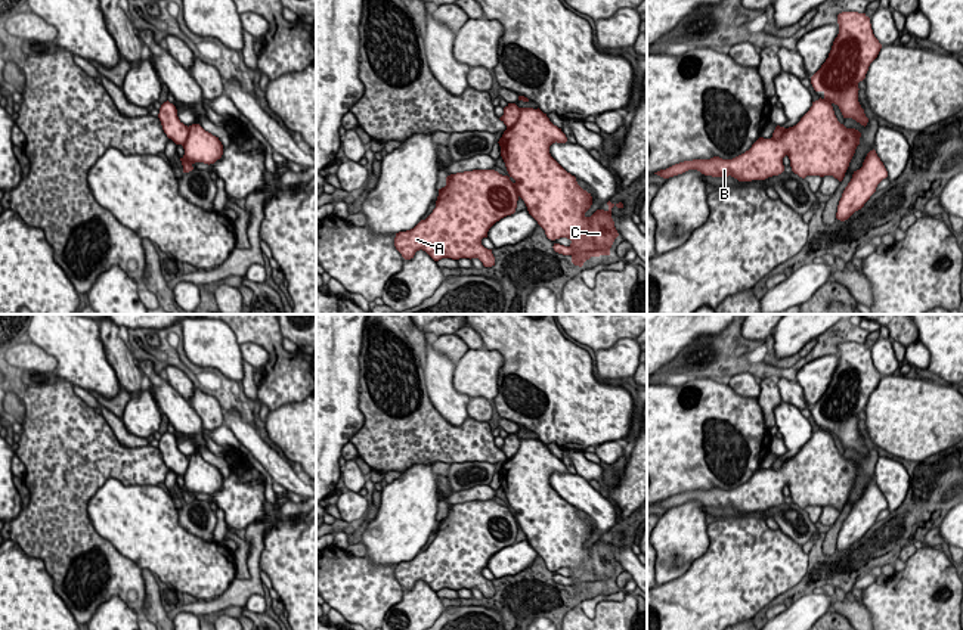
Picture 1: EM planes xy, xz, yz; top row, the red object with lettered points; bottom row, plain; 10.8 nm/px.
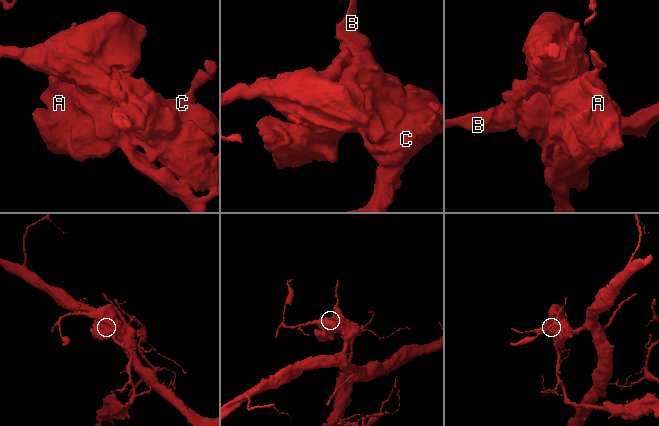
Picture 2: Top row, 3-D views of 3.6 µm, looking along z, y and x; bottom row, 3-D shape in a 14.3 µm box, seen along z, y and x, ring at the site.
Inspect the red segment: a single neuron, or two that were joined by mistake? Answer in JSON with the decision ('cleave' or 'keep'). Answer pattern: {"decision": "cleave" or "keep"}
{"decision": "cleave"}

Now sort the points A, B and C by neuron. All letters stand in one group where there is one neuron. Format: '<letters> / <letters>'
A / B C

